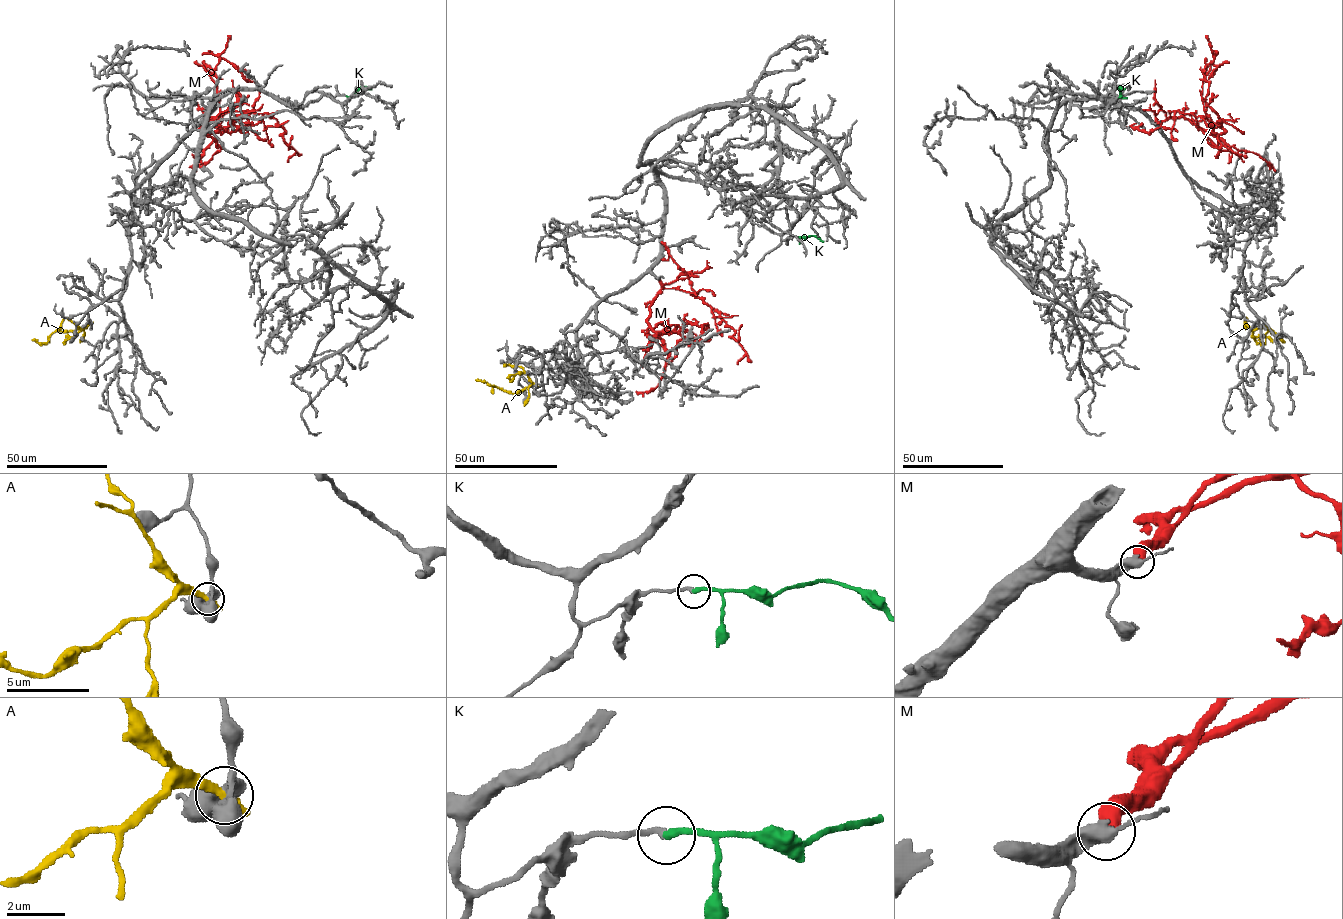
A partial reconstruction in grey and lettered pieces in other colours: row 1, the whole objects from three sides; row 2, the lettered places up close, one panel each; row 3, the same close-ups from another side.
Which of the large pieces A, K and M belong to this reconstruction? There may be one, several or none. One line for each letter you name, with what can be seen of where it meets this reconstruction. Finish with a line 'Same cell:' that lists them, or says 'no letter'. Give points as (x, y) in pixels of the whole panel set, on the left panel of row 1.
K: Touches grey at (345, 95)
M: Touches grey at (211, 123)
Same cell: K, M

